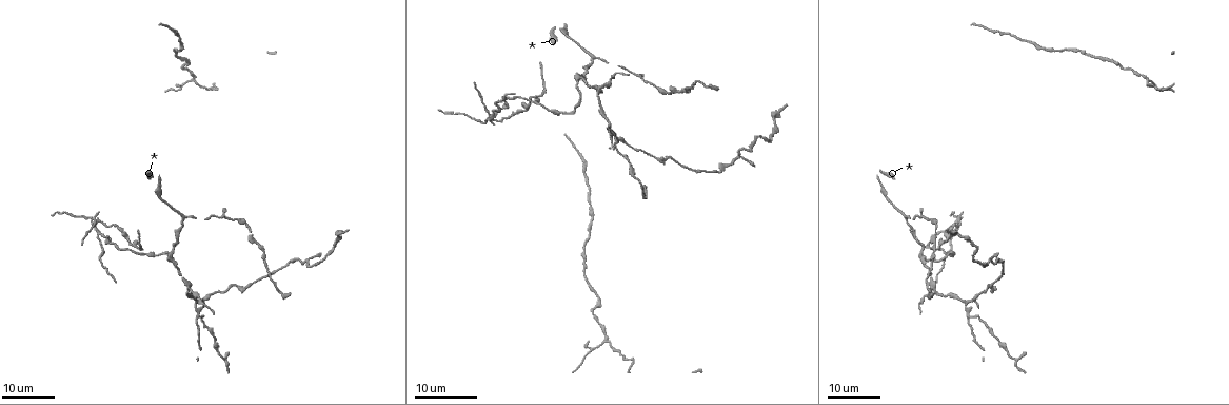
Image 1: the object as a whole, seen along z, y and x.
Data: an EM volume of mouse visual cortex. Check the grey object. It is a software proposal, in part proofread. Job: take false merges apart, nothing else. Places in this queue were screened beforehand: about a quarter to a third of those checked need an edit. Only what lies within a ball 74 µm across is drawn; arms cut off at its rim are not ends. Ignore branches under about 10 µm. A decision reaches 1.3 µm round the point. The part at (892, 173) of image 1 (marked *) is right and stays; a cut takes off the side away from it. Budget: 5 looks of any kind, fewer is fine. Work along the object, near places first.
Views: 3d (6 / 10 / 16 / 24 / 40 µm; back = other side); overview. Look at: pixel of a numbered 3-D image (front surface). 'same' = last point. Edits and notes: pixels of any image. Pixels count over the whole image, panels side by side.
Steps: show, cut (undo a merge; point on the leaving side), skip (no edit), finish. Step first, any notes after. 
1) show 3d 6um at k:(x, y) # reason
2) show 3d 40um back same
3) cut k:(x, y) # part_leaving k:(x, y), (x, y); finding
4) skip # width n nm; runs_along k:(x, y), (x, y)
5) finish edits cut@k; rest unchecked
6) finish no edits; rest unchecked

show 3d 16um at 1:(490, 118) # three-way junction

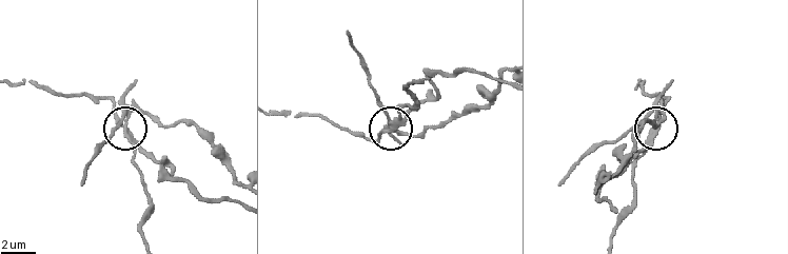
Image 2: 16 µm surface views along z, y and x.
show 3d 10um at 2:(392, 127)

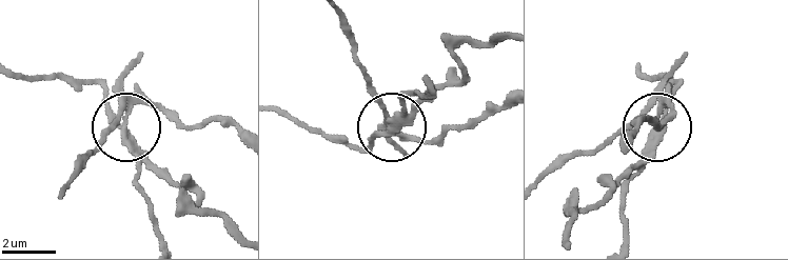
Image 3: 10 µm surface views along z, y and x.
show 3d 10um back at 3:(122, 128) # other side

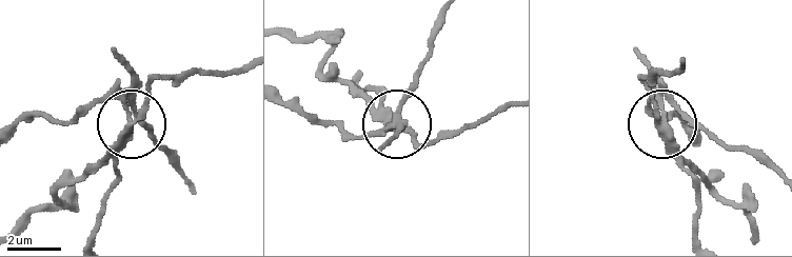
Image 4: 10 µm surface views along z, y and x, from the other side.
cut 4:(145, 125) # width 230 nm; two neurons meet here

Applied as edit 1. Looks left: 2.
show 3d 24um at 1:(967, 303) # three-way junction

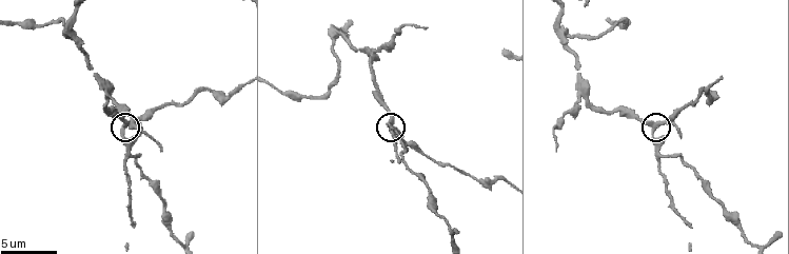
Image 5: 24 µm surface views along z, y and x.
show 3d 6um at 5:(122, 129)

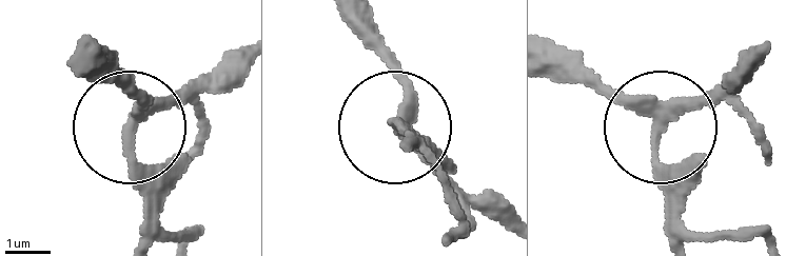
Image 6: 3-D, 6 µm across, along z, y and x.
skip # runs_along 6:(550, 55), (572, 58), (660, 122), (651, 168), (663, 232); continuous, no second neuron

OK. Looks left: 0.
finish edits cut@4; rest unchecked

